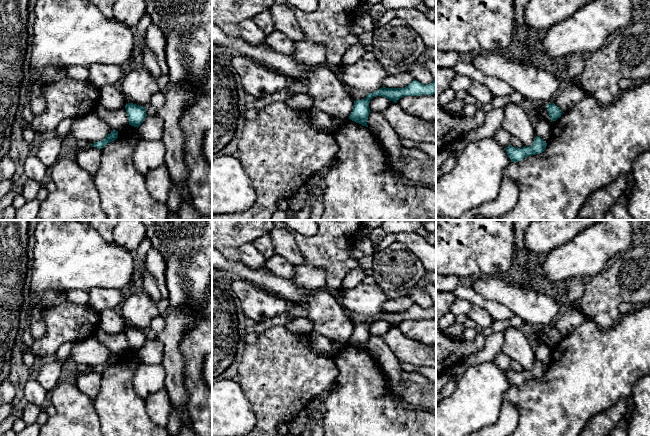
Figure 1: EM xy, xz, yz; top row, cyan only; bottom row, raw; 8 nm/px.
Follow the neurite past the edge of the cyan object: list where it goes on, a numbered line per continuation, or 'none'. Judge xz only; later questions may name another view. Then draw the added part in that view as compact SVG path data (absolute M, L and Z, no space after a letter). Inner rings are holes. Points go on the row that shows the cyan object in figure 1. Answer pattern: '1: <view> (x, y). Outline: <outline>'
none

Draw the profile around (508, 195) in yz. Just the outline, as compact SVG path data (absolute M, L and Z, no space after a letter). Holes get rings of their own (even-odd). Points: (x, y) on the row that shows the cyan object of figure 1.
M504 178L499 195L494 201L464 213L457 220L483 220L501 216L515 206L518 195L518 184L509 178Z

